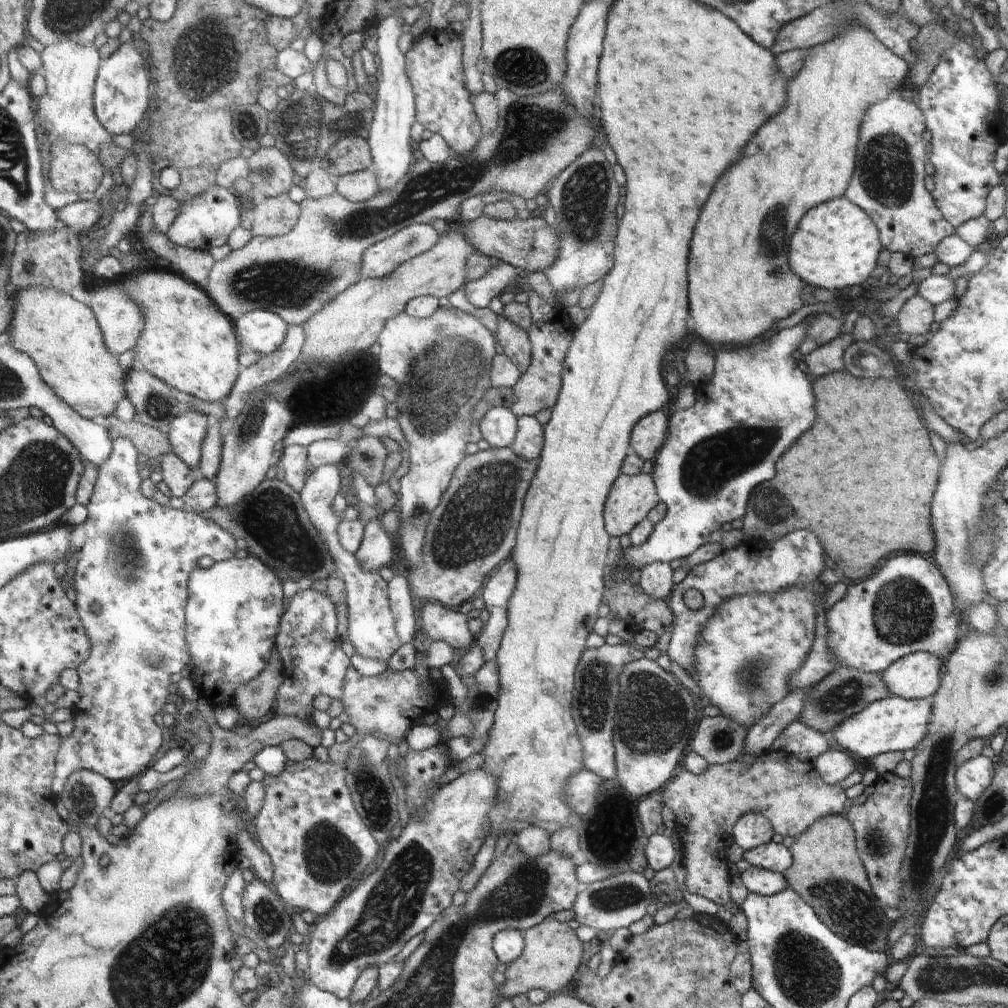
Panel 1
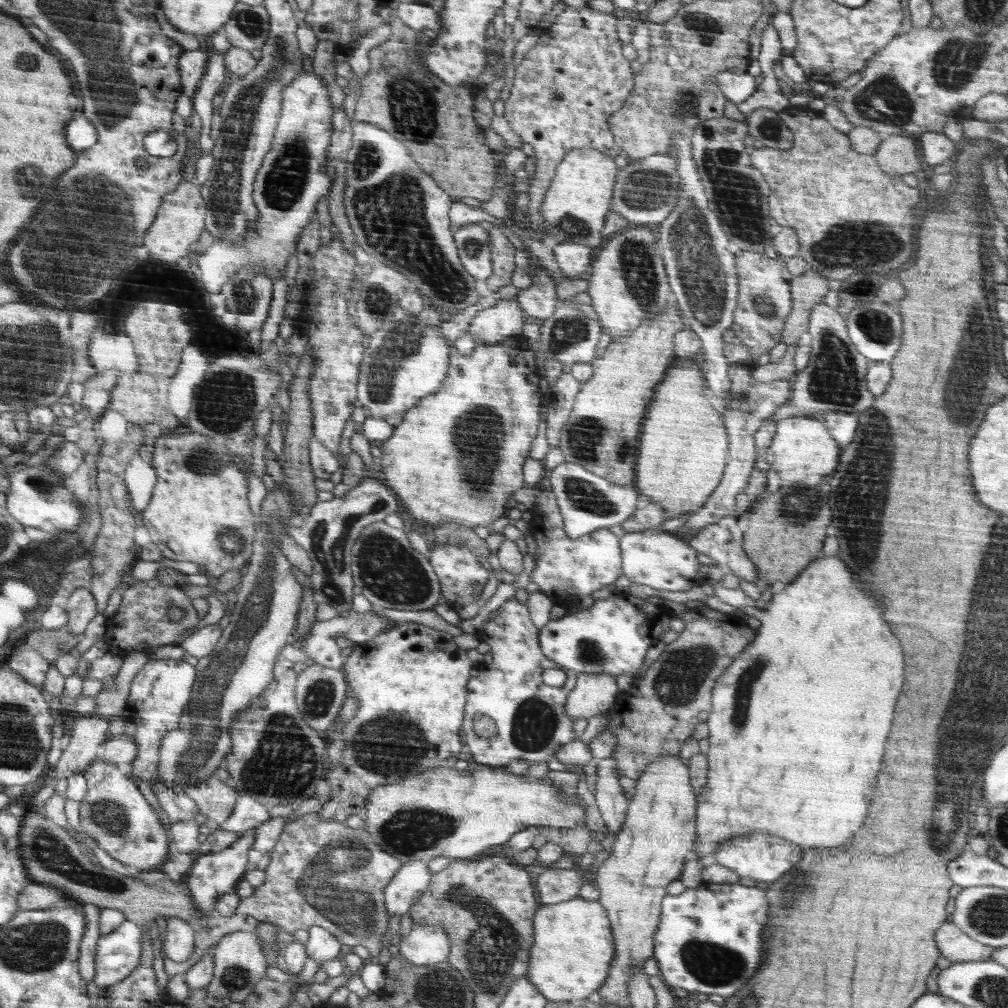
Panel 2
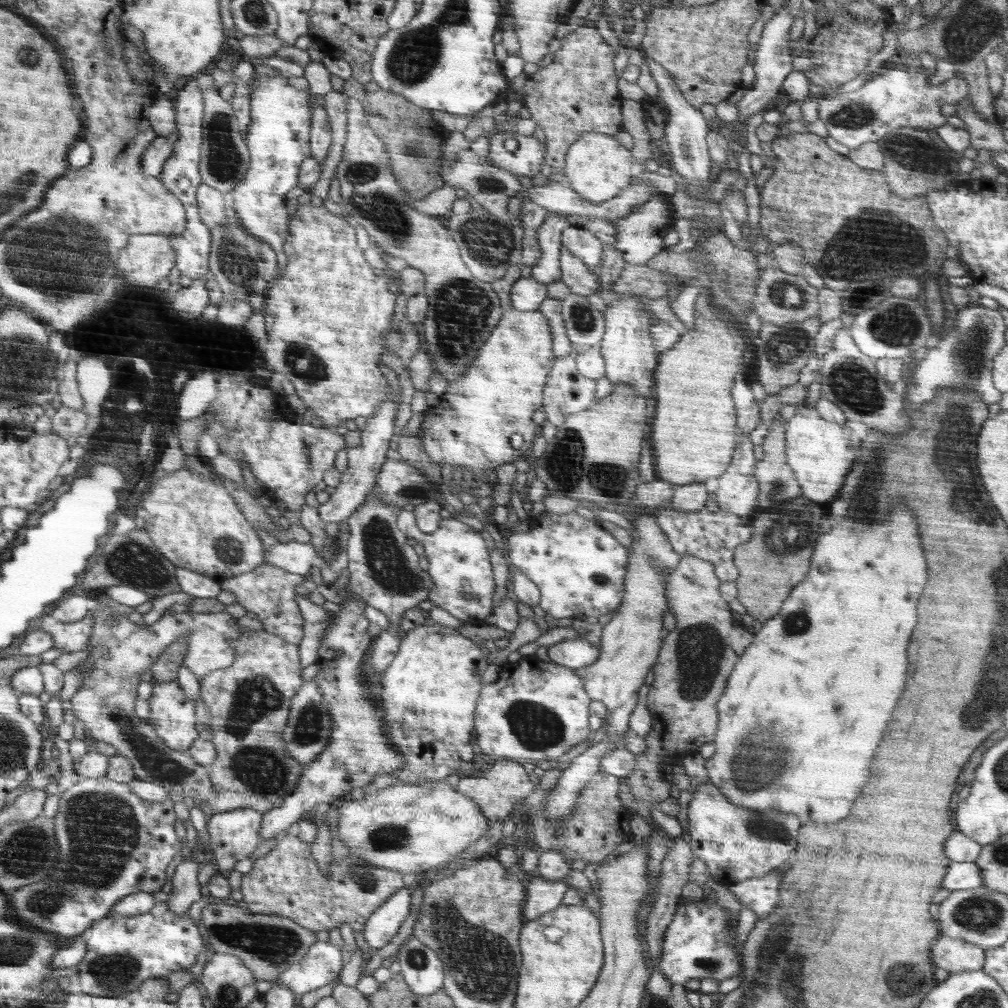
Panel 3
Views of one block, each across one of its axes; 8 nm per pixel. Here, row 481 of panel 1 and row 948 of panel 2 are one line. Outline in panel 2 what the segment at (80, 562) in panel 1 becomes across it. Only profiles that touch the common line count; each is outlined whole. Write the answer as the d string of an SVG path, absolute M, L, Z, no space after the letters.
M127 920L112 932L101 936L97 955L96 983L102 990L125 985L126 980L141 967L143 931L136 922Z

